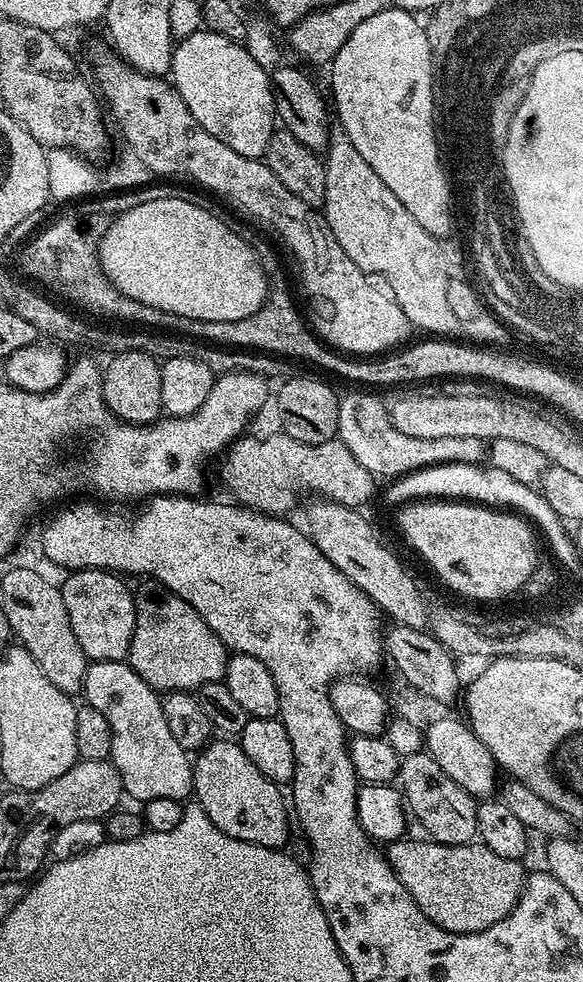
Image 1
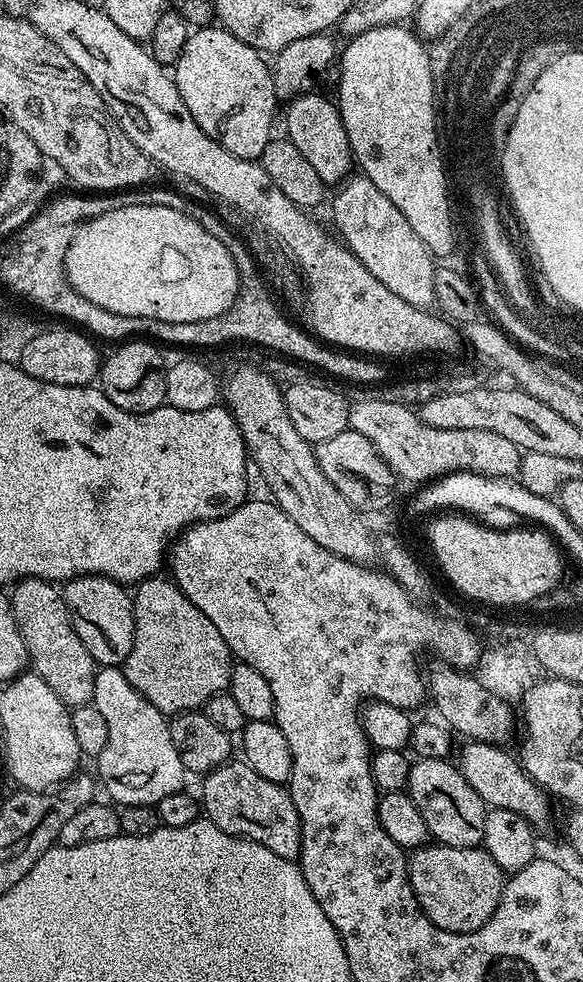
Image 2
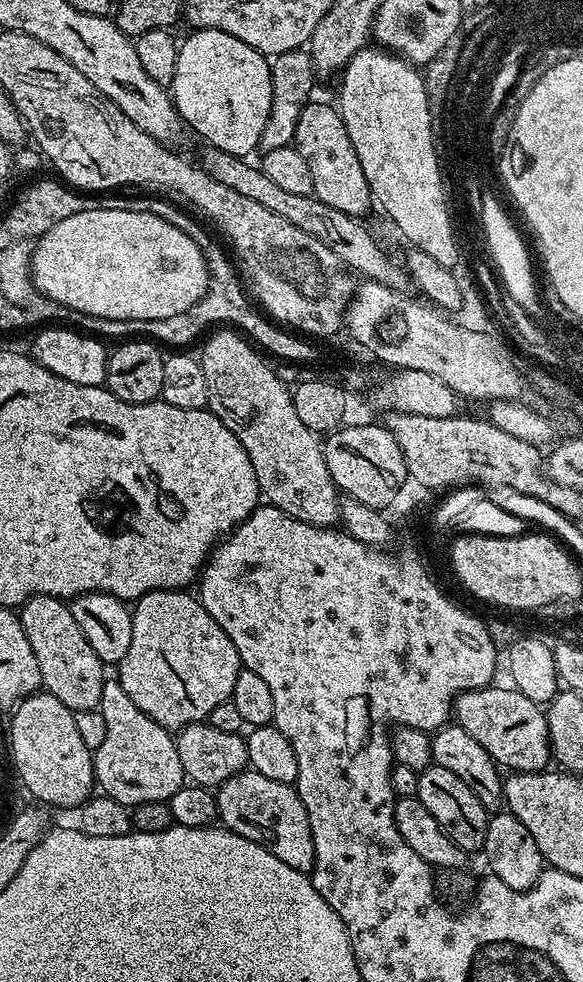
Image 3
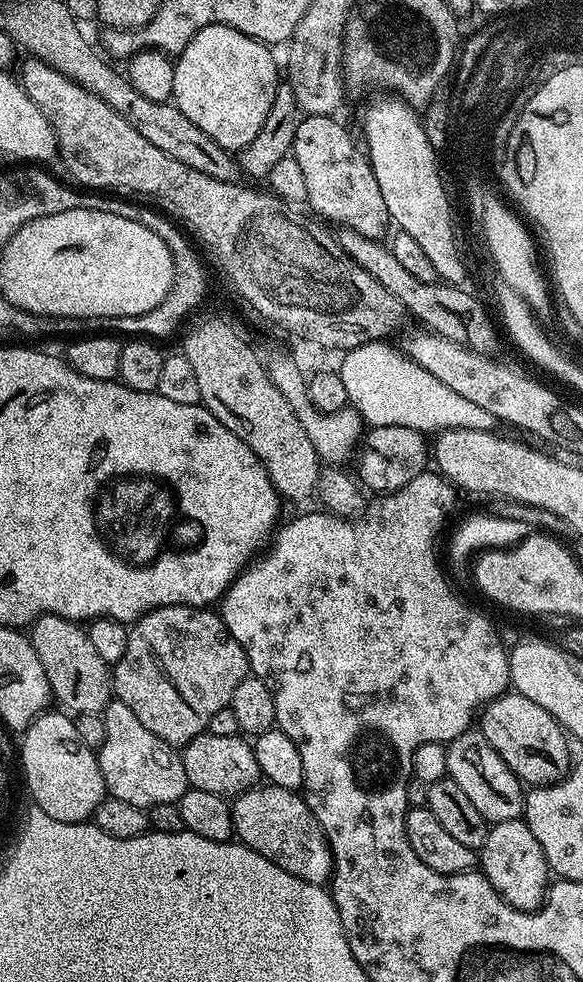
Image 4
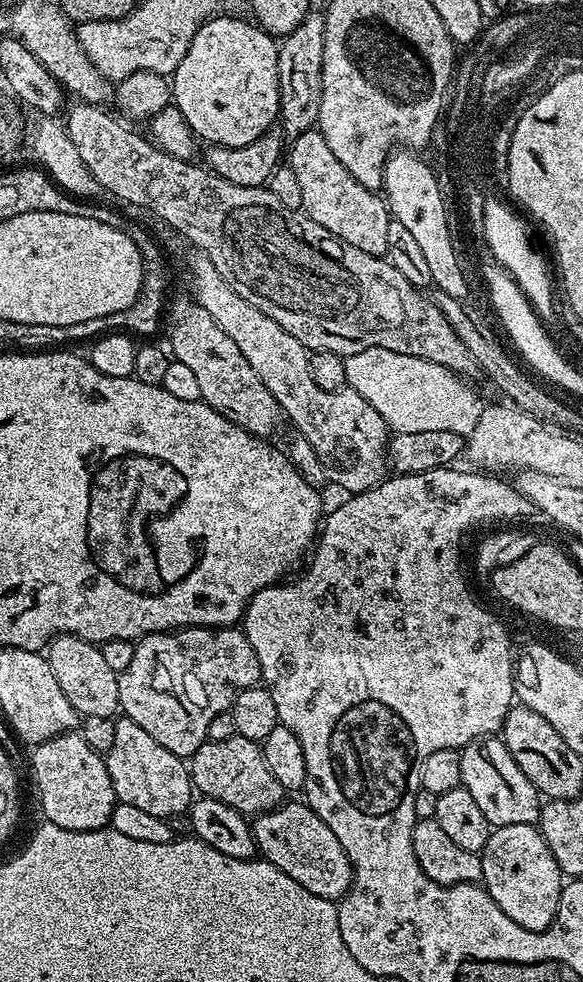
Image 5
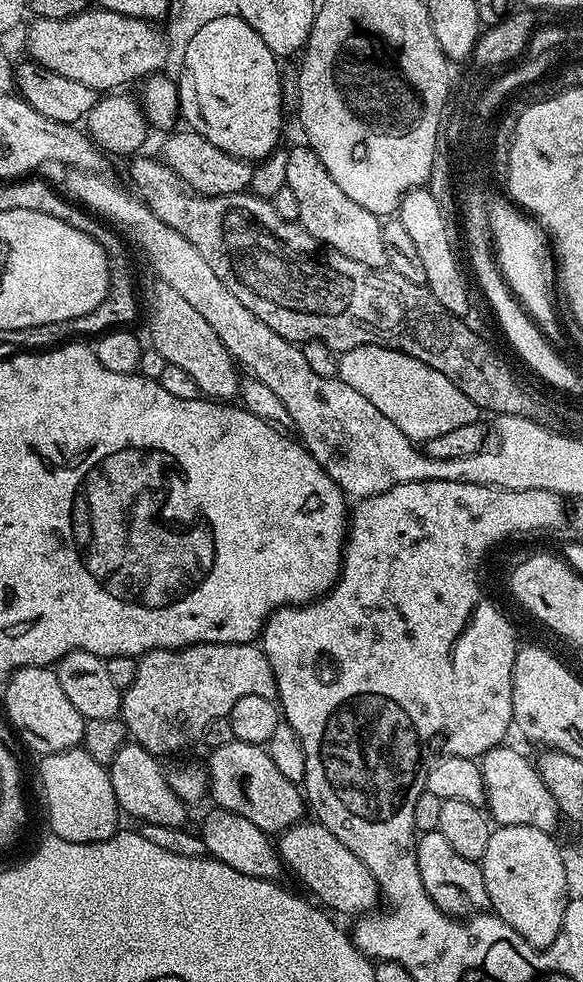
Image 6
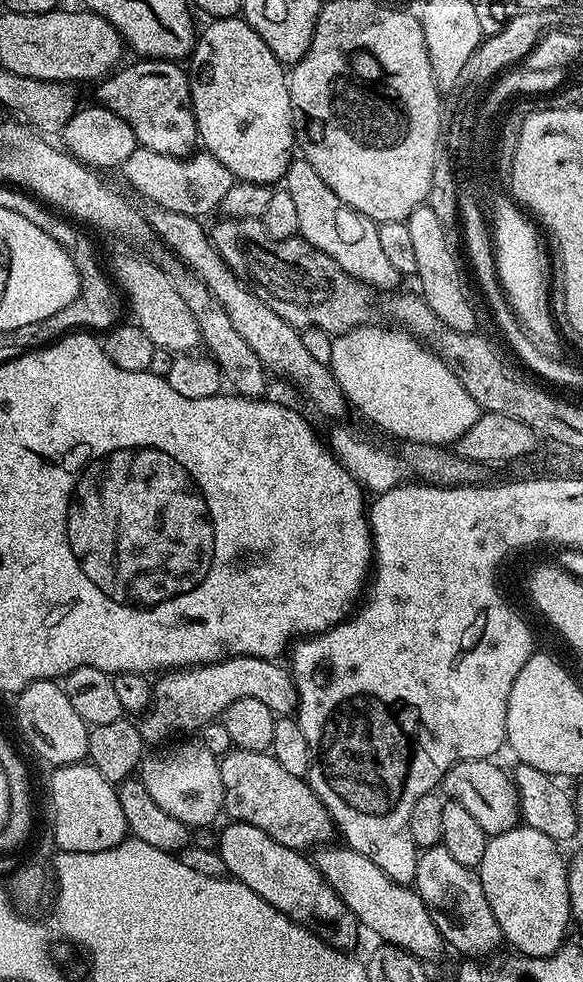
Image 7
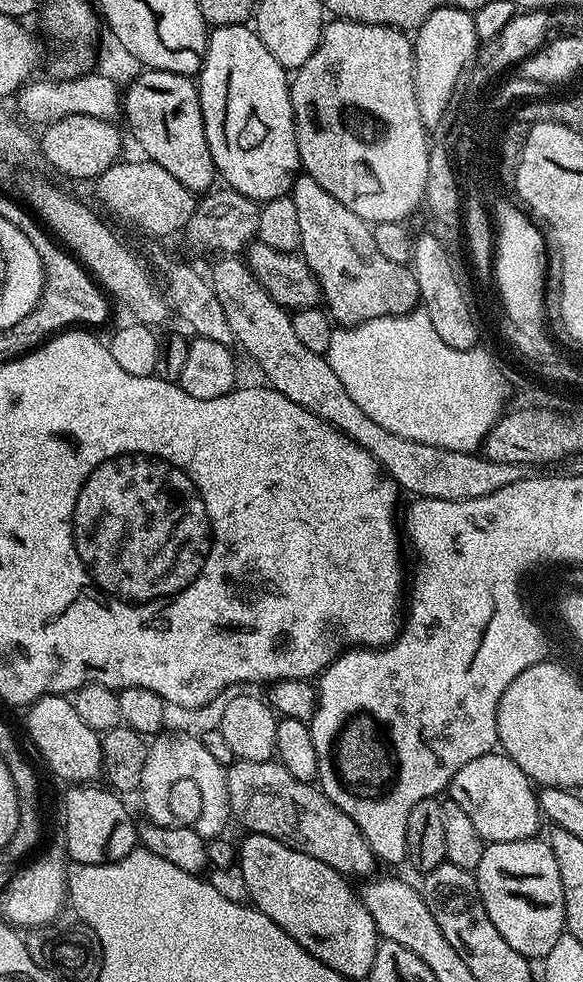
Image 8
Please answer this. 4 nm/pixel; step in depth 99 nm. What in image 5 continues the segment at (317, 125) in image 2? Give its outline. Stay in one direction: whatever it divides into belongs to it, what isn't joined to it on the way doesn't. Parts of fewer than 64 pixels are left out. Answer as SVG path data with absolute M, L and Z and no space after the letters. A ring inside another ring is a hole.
M319 130L302 133L291 141L286 152L286 164L298 178L305 216L330 230L330 234L338 237L343 244L366 250L366 254L386 257L386 226L390 219L387 203L373 189L359 184L350 170L338 162L334 150L326 146L326 138L322 138Z

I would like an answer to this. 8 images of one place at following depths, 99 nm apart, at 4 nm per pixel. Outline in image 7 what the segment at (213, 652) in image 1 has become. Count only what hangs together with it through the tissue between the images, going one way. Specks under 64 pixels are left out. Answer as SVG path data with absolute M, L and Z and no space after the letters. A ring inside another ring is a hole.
M231 656L228 660L219 660L217 664L197 664L194 668L168 670L155 677L152 685L152 705L143 713L141 720L144 721L139 721L138 724L144 743L156 746L172 738L167 736L172 736L175 732L195 733L204 725L213 723L231 704L238 702L238 698L258 698L258 702L270 706L270 710L278 718L292 716L300 701L291 671L285 665L283 668L276 660L263 660L257 656Z

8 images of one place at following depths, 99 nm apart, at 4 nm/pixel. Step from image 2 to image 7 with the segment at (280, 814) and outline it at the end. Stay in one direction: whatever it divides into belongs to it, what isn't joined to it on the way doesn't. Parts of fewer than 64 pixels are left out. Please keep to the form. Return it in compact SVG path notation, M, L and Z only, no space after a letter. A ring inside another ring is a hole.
M320 846L315 849L314 863L316 869L326 878L326 882L346 902L346 906L356 916L356 923L361 929L373 932L377 941L404 948L421 962L436 960L446 951L444 936L434 926L430 910L422 902L415 887L399 884L391 880L370 858L358 854L353 848L339 846Z

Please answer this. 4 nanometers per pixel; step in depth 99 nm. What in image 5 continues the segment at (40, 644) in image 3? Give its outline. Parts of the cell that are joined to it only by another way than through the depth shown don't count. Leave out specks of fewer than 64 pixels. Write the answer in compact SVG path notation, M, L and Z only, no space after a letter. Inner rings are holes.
M69 632L55 636L46 649L50 662L50 671L58 682L62 694L70 701L70 706L81 717L112 718L120 712L118 702L118 674L110 670L109 664L102 658L99 647L88 640L71 636Z

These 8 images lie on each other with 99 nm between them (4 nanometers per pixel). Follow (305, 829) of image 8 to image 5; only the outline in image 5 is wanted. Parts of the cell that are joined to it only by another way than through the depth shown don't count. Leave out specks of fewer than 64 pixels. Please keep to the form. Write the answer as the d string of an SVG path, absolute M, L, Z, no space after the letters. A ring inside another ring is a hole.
M235 735L222 742L208 740L187 761L193 789L200 796L209 796L252 818L272 808L280 807L286 793L278 786L278 778L270 774L264 761L263 747L250 738Z

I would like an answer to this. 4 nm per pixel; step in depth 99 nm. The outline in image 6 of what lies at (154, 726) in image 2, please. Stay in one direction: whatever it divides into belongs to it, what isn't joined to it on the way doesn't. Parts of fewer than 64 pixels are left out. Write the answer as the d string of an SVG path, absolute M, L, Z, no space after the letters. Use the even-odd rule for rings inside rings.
M129 742L118 750L108 768L108 777L114 786L116 802L120 805L121 813L130 815L136 822L153 824L154 826L170 826L171 828L185 827L189 822L189 805L176 797L176 791L168 782L166 768L152 752L145 750L141 744Z

